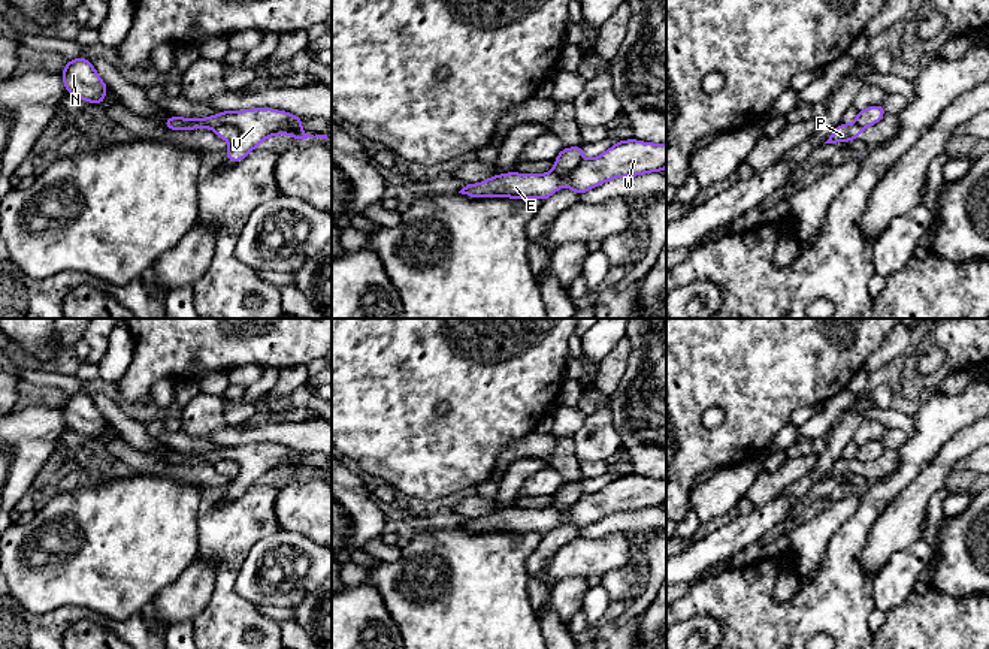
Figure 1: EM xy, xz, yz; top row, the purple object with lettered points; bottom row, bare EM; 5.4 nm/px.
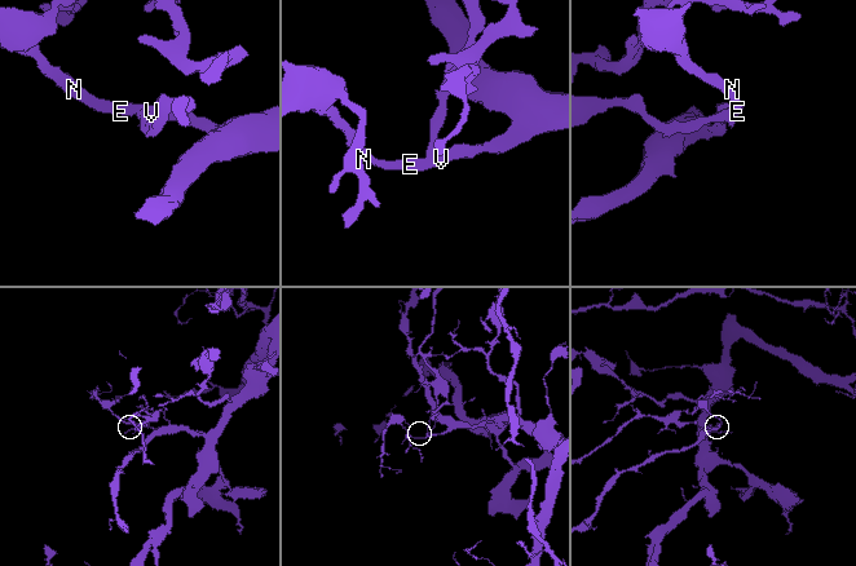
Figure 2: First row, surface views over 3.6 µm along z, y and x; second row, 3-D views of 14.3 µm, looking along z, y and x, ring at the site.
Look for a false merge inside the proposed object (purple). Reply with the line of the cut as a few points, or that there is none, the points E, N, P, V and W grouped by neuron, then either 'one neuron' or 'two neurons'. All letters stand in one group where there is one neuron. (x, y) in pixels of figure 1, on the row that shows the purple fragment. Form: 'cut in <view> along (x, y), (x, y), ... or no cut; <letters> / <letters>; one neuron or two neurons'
cut in xy along (214, 129), (232, 124), (238, 130), (239, 138); E N V W / P; two neurons

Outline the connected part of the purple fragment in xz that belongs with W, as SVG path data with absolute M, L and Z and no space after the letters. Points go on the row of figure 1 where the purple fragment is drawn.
M636 139L617 141L604 154L583 160L565 178L548 173L500 173L478 184L465 184L459 191L471 197L536 197L541 202L553 196L563 184L577 194L620 176L662 172L666 167L666 145Z

